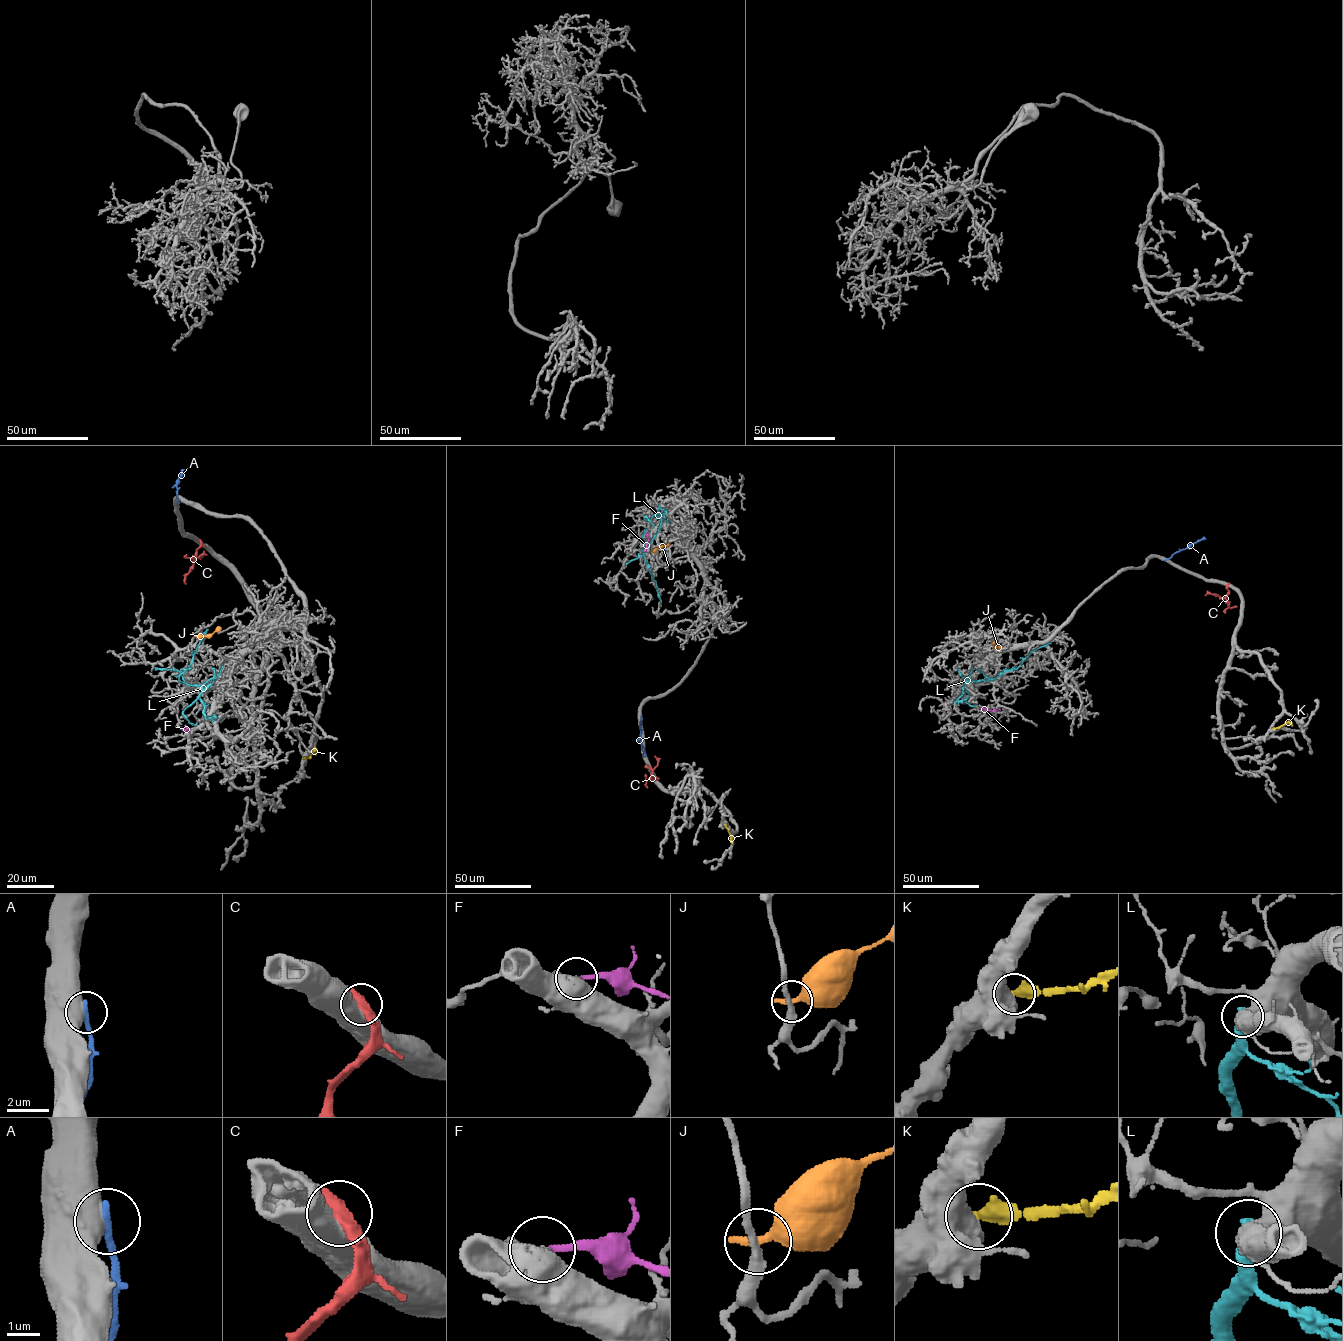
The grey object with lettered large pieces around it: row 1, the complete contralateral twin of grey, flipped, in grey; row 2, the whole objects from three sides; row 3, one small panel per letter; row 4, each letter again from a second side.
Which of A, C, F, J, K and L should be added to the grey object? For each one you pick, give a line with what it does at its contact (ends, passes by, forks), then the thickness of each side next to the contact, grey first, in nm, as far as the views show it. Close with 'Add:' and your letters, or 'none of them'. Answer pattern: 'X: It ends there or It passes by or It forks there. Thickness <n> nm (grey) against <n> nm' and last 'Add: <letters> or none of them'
Add: none of them

